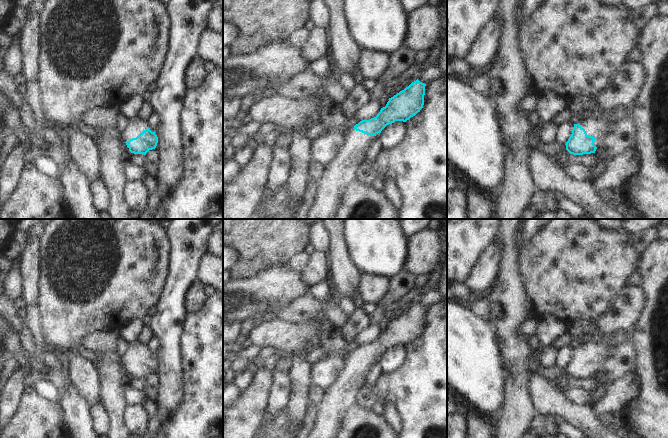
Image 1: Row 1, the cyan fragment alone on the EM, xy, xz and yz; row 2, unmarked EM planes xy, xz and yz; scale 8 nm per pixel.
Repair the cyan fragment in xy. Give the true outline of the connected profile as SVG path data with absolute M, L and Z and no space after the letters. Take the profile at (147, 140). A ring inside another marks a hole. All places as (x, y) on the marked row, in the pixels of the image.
M140 117L127 120L127 125L121 133L121 139L131 153L143 155L155 149L158 143L158 137L149 129L147 120L142 120Z

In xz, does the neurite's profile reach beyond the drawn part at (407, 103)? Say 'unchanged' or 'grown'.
grown

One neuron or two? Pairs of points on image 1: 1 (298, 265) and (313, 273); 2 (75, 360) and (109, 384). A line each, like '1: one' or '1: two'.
1: two
2: two

